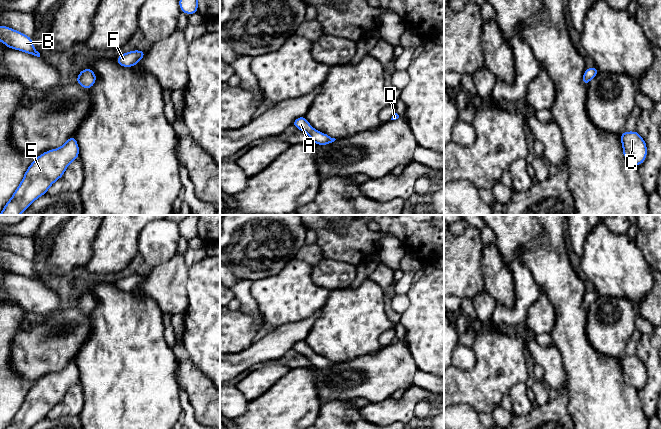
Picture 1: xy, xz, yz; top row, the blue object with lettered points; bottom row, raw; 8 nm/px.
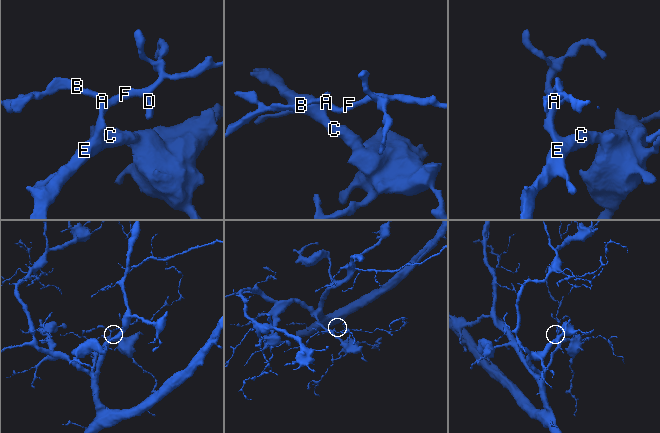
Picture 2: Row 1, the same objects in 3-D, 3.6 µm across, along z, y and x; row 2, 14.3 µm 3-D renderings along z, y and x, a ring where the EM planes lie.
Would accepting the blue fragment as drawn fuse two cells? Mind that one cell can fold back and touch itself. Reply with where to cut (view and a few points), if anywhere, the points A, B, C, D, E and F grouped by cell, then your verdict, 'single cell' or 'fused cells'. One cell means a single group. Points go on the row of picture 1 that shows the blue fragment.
no cut | A B C D E F | single cell

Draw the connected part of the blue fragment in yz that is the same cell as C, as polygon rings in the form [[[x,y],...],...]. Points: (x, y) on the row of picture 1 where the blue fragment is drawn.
[[[625,131],[620,135],[624,158],[640,166],[647,157],[647,145],[637,131]]]

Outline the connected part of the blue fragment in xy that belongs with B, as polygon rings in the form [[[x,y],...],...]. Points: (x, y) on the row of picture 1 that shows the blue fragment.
[[[1,25],[0,41],[10,49],[40,57],[40,53],[33,47],[32,37],[26,36],[20,31]]]

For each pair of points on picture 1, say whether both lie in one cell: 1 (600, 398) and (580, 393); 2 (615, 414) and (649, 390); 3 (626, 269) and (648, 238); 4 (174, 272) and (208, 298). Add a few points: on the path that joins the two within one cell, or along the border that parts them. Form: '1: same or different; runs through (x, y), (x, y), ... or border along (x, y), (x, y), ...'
1: same; runs through (595, 393), (585, 393)
2: different; border along (637, 390), (642, 409), (648, 418)
3: different; border along (633, 240), (650, 267)
4: different; border along (189, 267), (187, 305)

